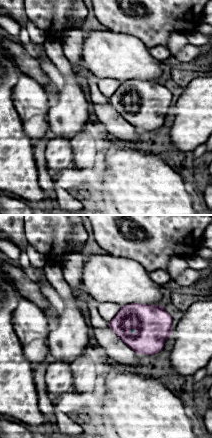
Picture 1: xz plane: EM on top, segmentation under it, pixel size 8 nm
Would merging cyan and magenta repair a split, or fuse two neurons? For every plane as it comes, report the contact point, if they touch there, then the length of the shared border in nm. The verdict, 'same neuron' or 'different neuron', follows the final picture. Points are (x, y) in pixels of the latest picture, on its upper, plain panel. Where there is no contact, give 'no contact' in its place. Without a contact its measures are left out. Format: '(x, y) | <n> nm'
(132, 105) | 60 nm

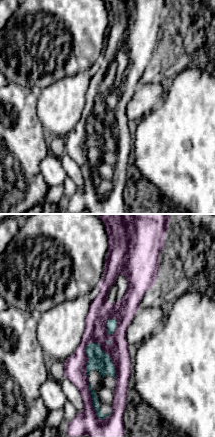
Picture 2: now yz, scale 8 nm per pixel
(110, 134) | 380 nm

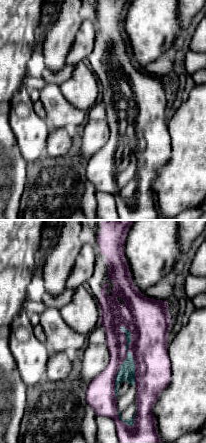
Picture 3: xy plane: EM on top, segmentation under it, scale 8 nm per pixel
(124, 138) | 600 nm

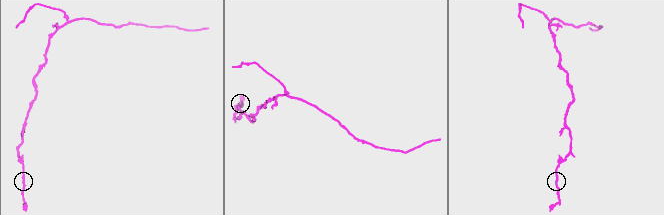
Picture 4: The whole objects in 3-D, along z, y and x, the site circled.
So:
same neuron

